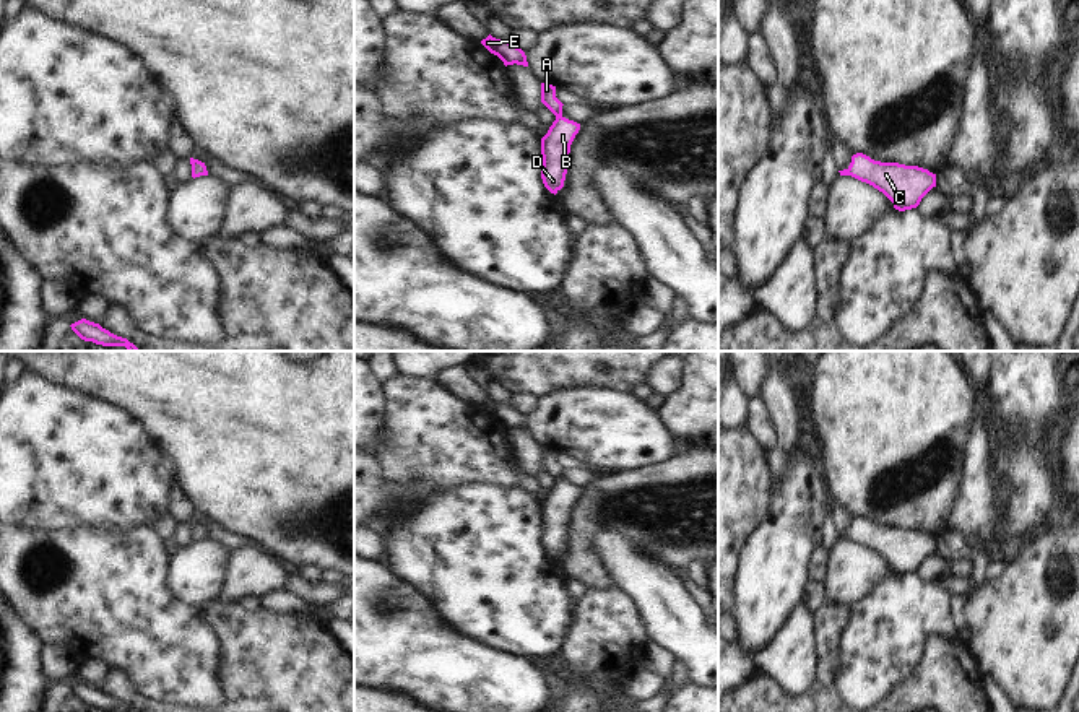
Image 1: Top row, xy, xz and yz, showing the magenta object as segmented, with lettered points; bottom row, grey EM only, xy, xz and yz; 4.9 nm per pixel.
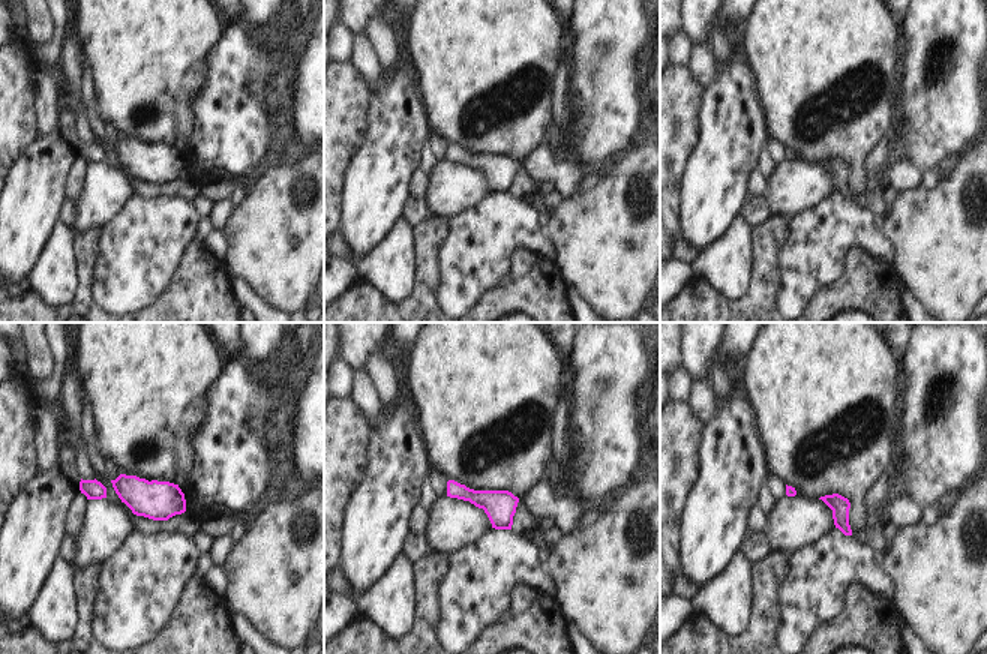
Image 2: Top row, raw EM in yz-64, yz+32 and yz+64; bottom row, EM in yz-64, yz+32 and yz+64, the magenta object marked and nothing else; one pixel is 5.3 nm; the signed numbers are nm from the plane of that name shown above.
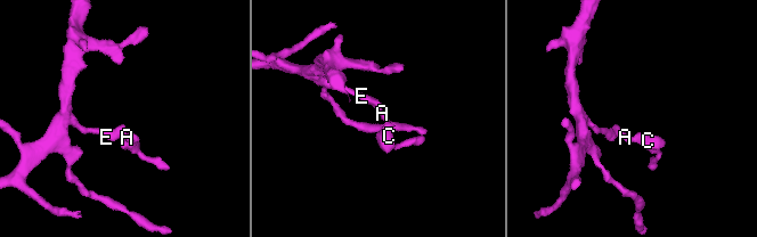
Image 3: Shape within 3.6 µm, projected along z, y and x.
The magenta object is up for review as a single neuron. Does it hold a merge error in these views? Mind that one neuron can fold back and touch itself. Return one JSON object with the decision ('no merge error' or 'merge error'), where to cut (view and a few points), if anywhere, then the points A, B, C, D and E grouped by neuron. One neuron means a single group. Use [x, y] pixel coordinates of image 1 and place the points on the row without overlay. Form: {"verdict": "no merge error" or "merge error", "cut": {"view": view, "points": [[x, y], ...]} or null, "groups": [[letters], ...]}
{"verdict": "no merge error", "cut": null, "groups": [["A", "B", "C", "D", "E"]]}

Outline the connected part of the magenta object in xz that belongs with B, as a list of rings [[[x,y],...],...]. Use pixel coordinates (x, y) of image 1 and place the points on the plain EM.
[[[541,447],[541,467],[556,480],[548,497],[541,502],[541,543],[551,558],[564,551],[569,533],[569,517],[580,488],[562,480],[562,467],[556,462],[556,450]]]

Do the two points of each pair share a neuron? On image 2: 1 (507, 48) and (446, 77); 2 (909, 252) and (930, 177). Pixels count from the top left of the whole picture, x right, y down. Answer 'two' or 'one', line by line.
1: one
2: two

